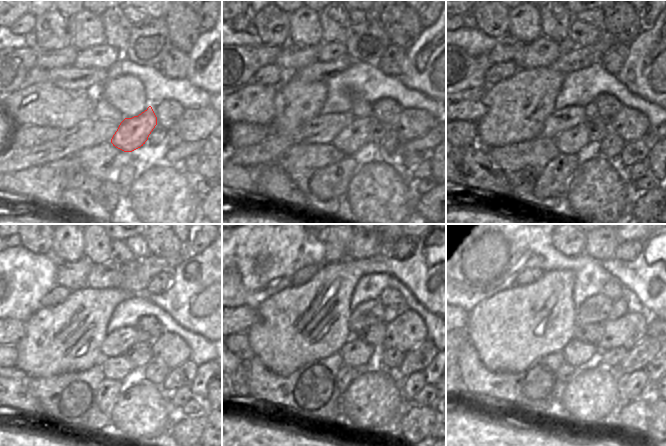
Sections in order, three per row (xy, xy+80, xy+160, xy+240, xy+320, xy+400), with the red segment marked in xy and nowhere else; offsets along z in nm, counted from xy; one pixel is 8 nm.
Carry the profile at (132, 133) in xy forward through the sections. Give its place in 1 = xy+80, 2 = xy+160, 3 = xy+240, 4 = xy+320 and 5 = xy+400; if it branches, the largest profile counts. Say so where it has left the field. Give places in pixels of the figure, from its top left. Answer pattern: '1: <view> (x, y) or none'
1: xy+80 (350, 139)
2: xy+160 (574, 140)
3: xy+240 (116, 368)
4: xy+320 (355, 352)
5: xy+400 (576, 353)

